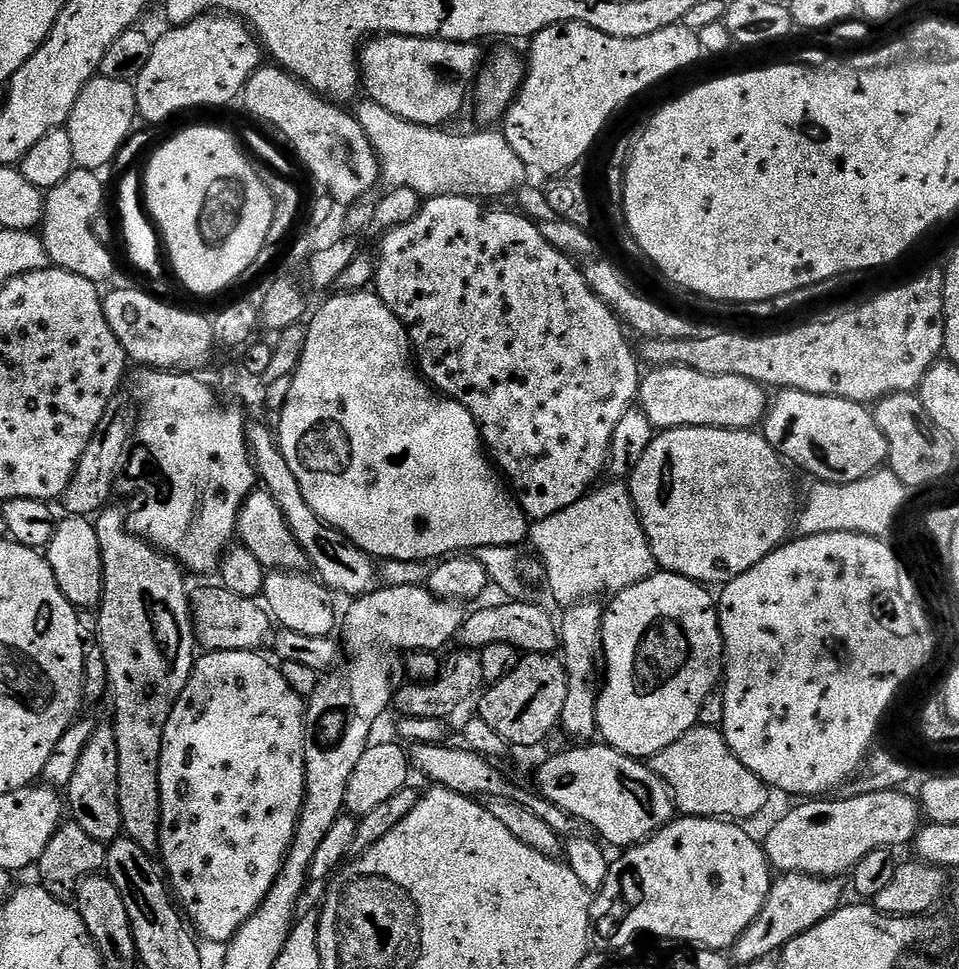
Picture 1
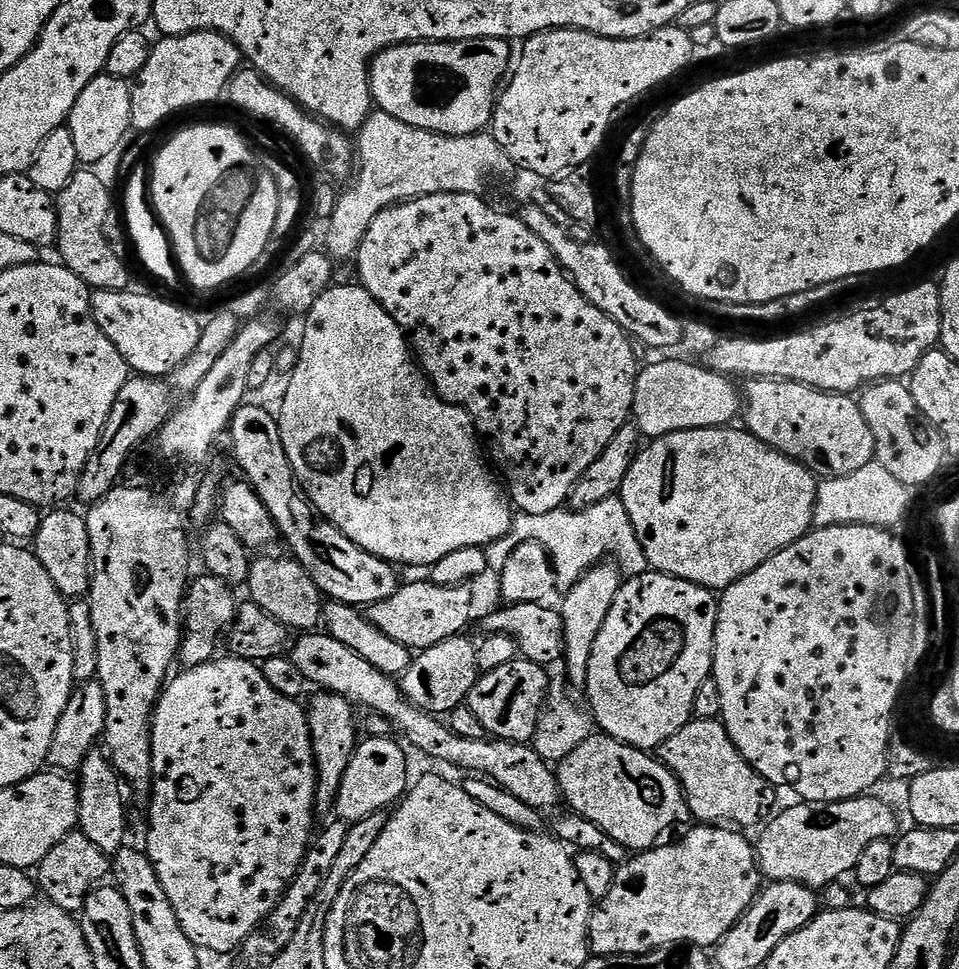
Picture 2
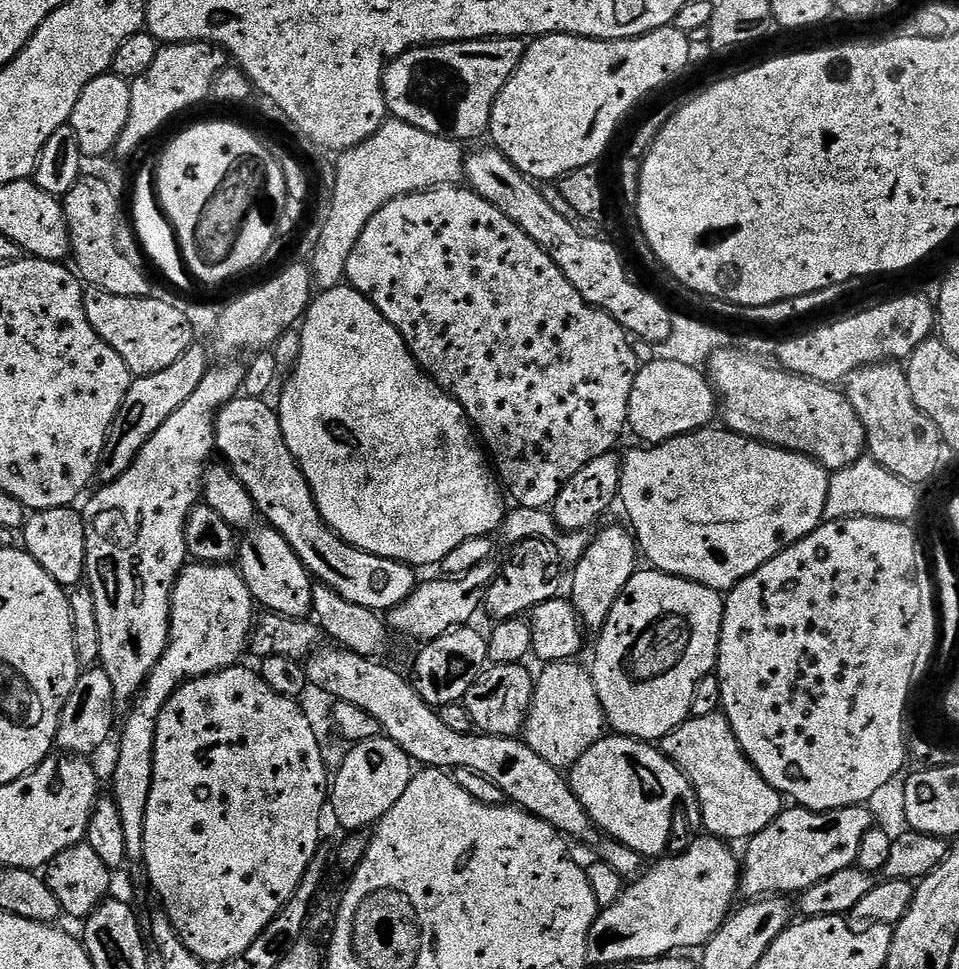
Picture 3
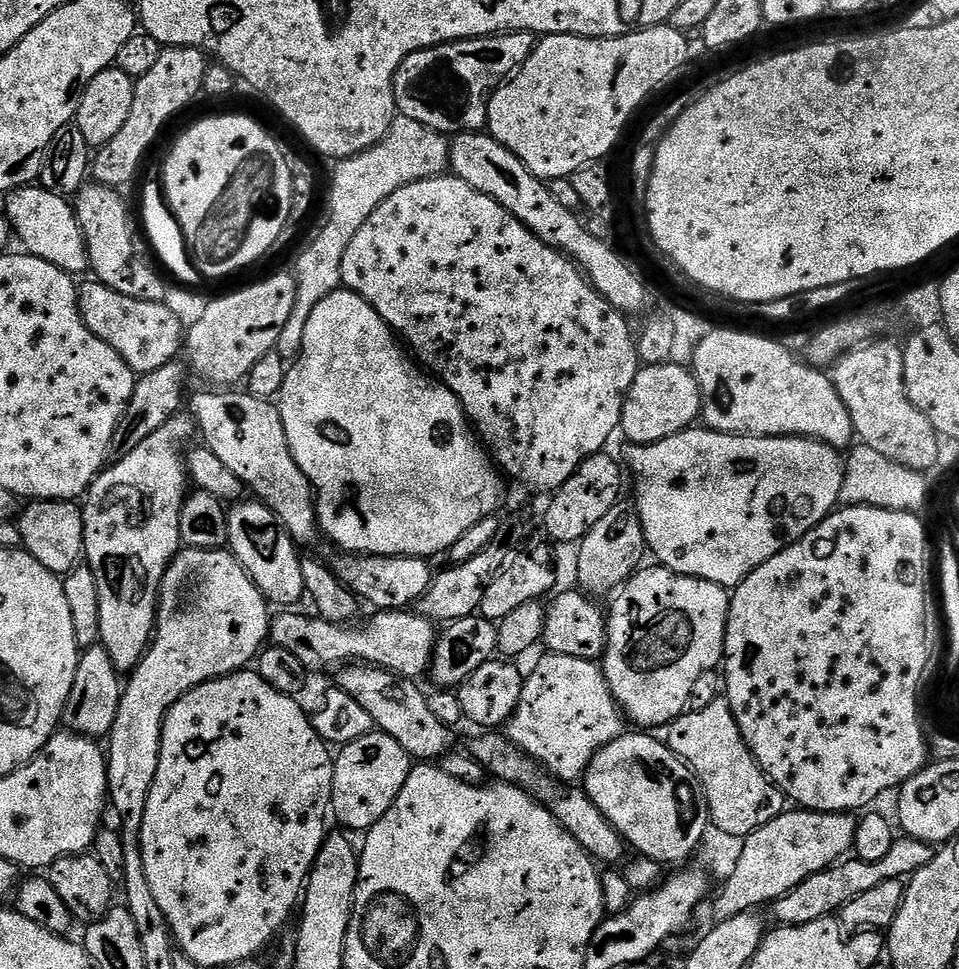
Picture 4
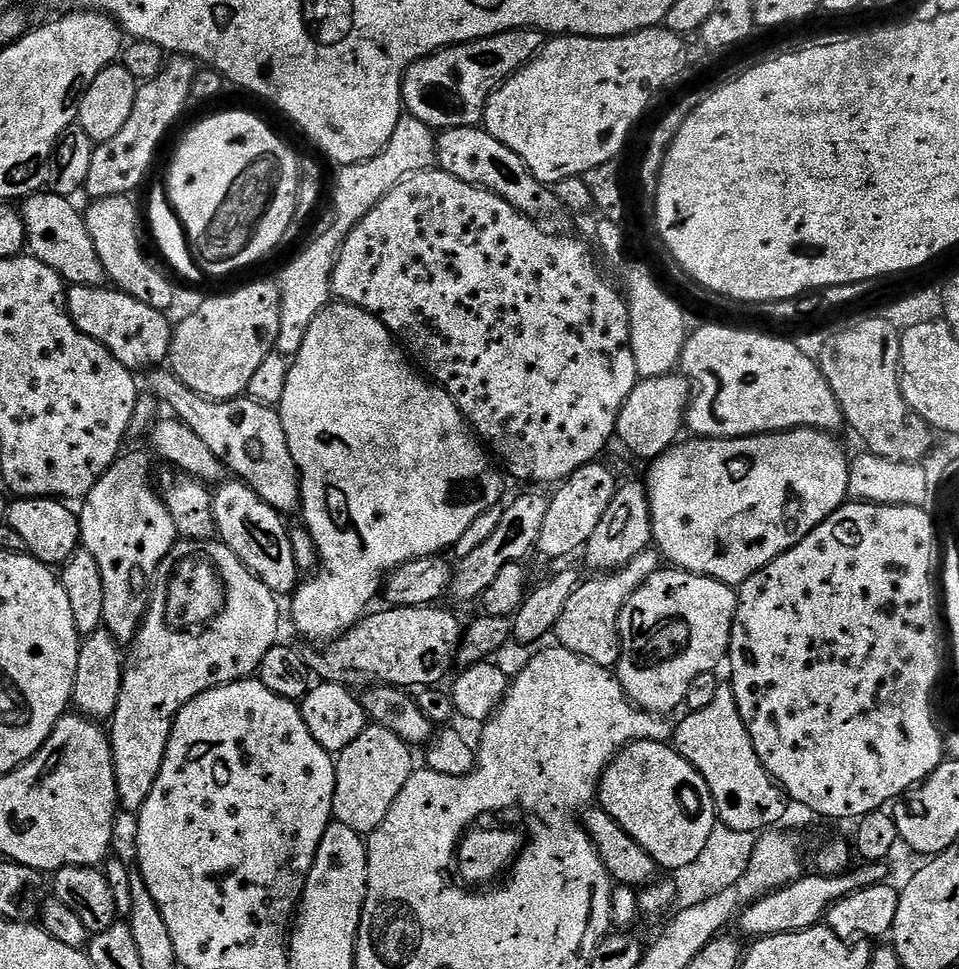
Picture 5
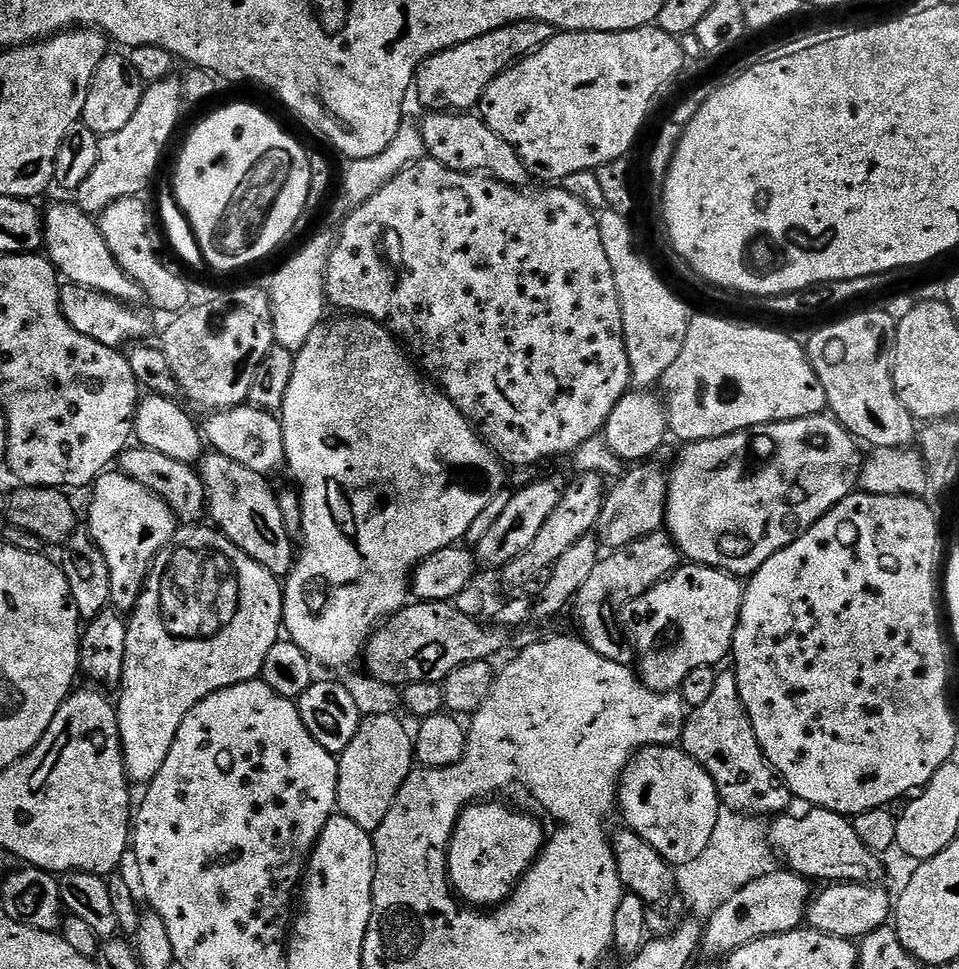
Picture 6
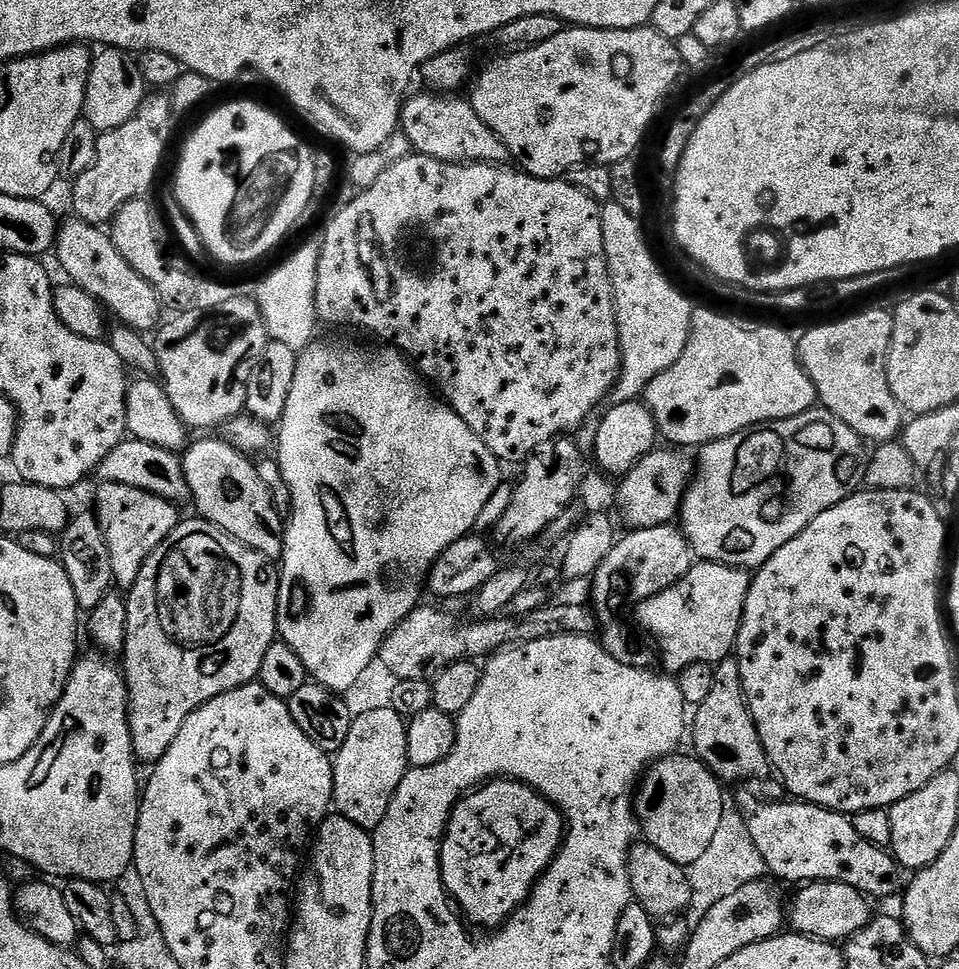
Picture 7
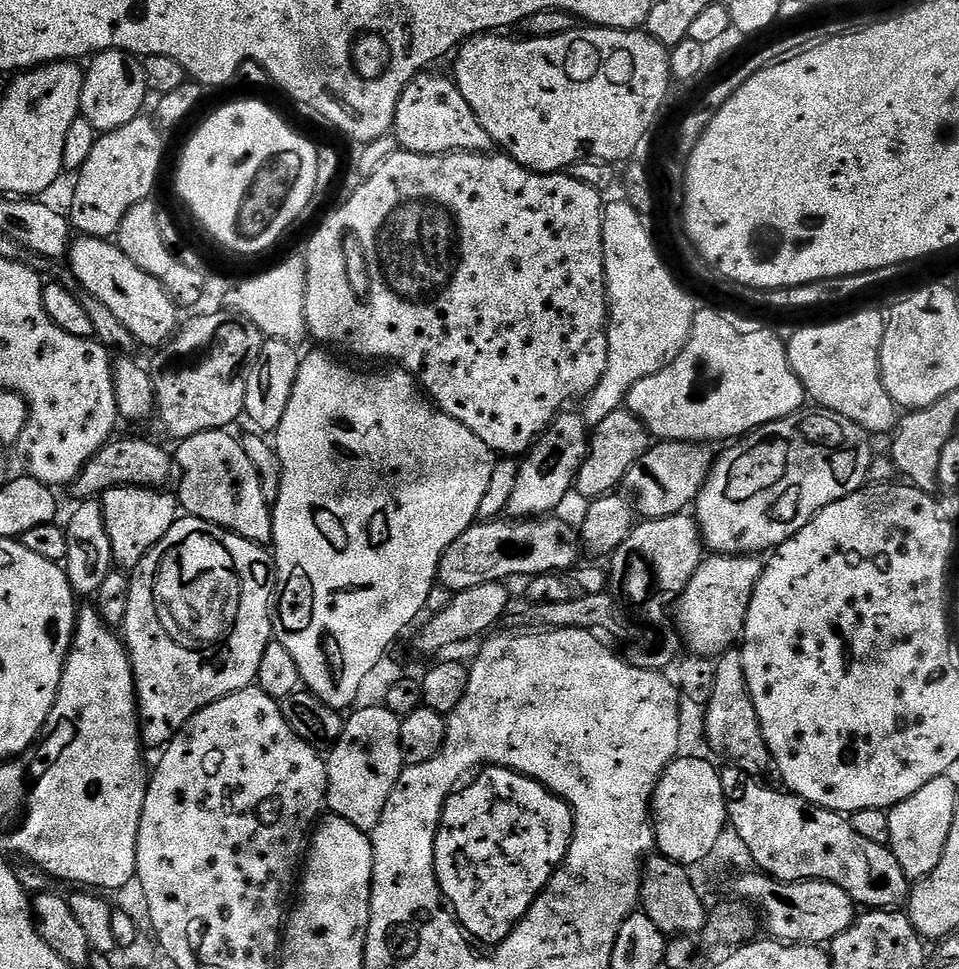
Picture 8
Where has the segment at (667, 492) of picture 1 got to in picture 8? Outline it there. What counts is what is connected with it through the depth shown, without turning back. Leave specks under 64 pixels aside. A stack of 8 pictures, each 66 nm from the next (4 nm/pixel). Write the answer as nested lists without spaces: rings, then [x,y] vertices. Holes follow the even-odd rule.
[[[819,406],[811,410],[813,412],[801,410],[792,416],[763,424],[725,447],[728,449],[715,457],[712,473],[708,475],[704,489],[696,495],[694,505],[694,519],[700,526],[700,535],[713,553],[750,556],[775,550],[798,534],[798,530],[805,528],[823,508],[837,504],[842,498],[865,487],[874,459],[873,437],[842,414],[834,414]]]

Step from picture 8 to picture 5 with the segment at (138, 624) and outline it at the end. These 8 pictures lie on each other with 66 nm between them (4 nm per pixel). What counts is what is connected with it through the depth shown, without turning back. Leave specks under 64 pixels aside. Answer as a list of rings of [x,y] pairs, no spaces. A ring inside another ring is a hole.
[[[181,539],[162,558],[158,566],[154,579],[150,584],[150,595],[148,597],[148,610],[144,613],[144,621],[140,623],[140,628],[136,631],[136,637],[130,642],[129,650],[126,652],[126,659],[123,661],[123,676],[121,678],[121,693],[118,694],[117,708],[110,717],[110,739],[112,742],[112,761],[114,762],[114,774],[116,775],[116,794],[118,804],[121,809],[124,808],[132,814],[139,813],[140,807],[150,798],[150,790],[154,790],[154,782],[158,782],[158,770],[162,770],[162,762],[166,758],[166,746],[170,742],[170,730],[174,726],[176,713],[182,710],[186,702],[198,698],[211,688],[217,688],[223,684],[229,684],[235,680],[247,680],[255,677],[260,670],[262,658],[271,648],[276,647],[280,632],[280,604],[277,593],[272,592],[264,583],[256,577],[244,563],[219,539],[215,540],[185,540]]]

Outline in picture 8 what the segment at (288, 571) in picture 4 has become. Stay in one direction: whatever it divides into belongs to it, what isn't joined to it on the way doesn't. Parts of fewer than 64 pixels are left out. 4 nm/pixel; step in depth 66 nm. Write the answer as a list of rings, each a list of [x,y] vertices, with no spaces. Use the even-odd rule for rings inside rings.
[[[217,430],[215,432],[203,432],[194,434],[190,438],[179,441],[177,452],[174,452],[174,464],[184,477],[180,480],[180,492],[178,491],[178,504],[189,516],[197,516],[211,524],[217,524],[223,528],[229,528],[242,538],[246,538],[255,544],[265,546],[272,543],[272,510],[270,498],[263,493],[263,484],[259,474],[246,456],[241,441],[231,436],[231,431]]]

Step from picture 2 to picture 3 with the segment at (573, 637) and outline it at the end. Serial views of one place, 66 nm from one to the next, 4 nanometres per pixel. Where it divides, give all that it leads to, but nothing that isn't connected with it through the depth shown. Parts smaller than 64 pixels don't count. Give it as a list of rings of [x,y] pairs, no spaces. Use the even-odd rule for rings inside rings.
[[[612,524],[609,528],[601,527],[588,549],[580,560],[575,561],[572,572],[572,593],[570,599],[574,610],[580,616],[580,623],[588,630],[599,630],[610,618],[610,610],[614,610],[614,602],[622,594],[626,582],[638,571],[638,545],[636,537],[627,527],[619,528]]]

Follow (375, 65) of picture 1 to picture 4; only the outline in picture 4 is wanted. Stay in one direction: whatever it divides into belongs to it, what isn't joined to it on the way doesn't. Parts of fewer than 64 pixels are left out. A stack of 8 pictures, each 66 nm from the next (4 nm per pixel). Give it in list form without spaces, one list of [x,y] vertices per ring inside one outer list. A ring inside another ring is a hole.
[[[505,32],[418,50],[402,61],[392,83],[397,113],[441,134],[479,132],[487,125],[492,93],[528,61],[537,43],[537,33]]]

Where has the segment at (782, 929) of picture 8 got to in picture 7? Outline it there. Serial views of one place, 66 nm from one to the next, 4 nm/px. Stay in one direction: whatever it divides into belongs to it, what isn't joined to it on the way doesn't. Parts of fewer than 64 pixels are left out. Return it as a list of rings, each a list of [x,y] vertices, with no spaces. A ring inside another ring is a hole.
[[[808,882],[796,896],[793,904],[786,908],[786,920],[791,931],[801,936],[813,936],[816,940],[847,942],[854,934],[858,934],[874,919],[873,905],[869,897],[863,896],[854,886],[846,886],[838,882]]]

